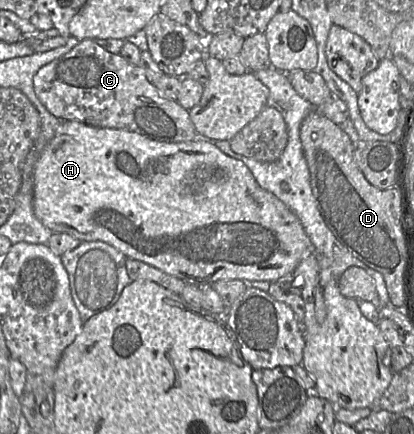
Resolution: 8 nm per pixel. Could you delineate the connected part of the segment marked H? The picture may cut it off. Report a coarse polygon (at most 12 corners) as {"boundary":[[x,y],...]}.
{"boundary":[[62,121],[53,233],[186,284],[275,282],[314,247],[242,161]]}

